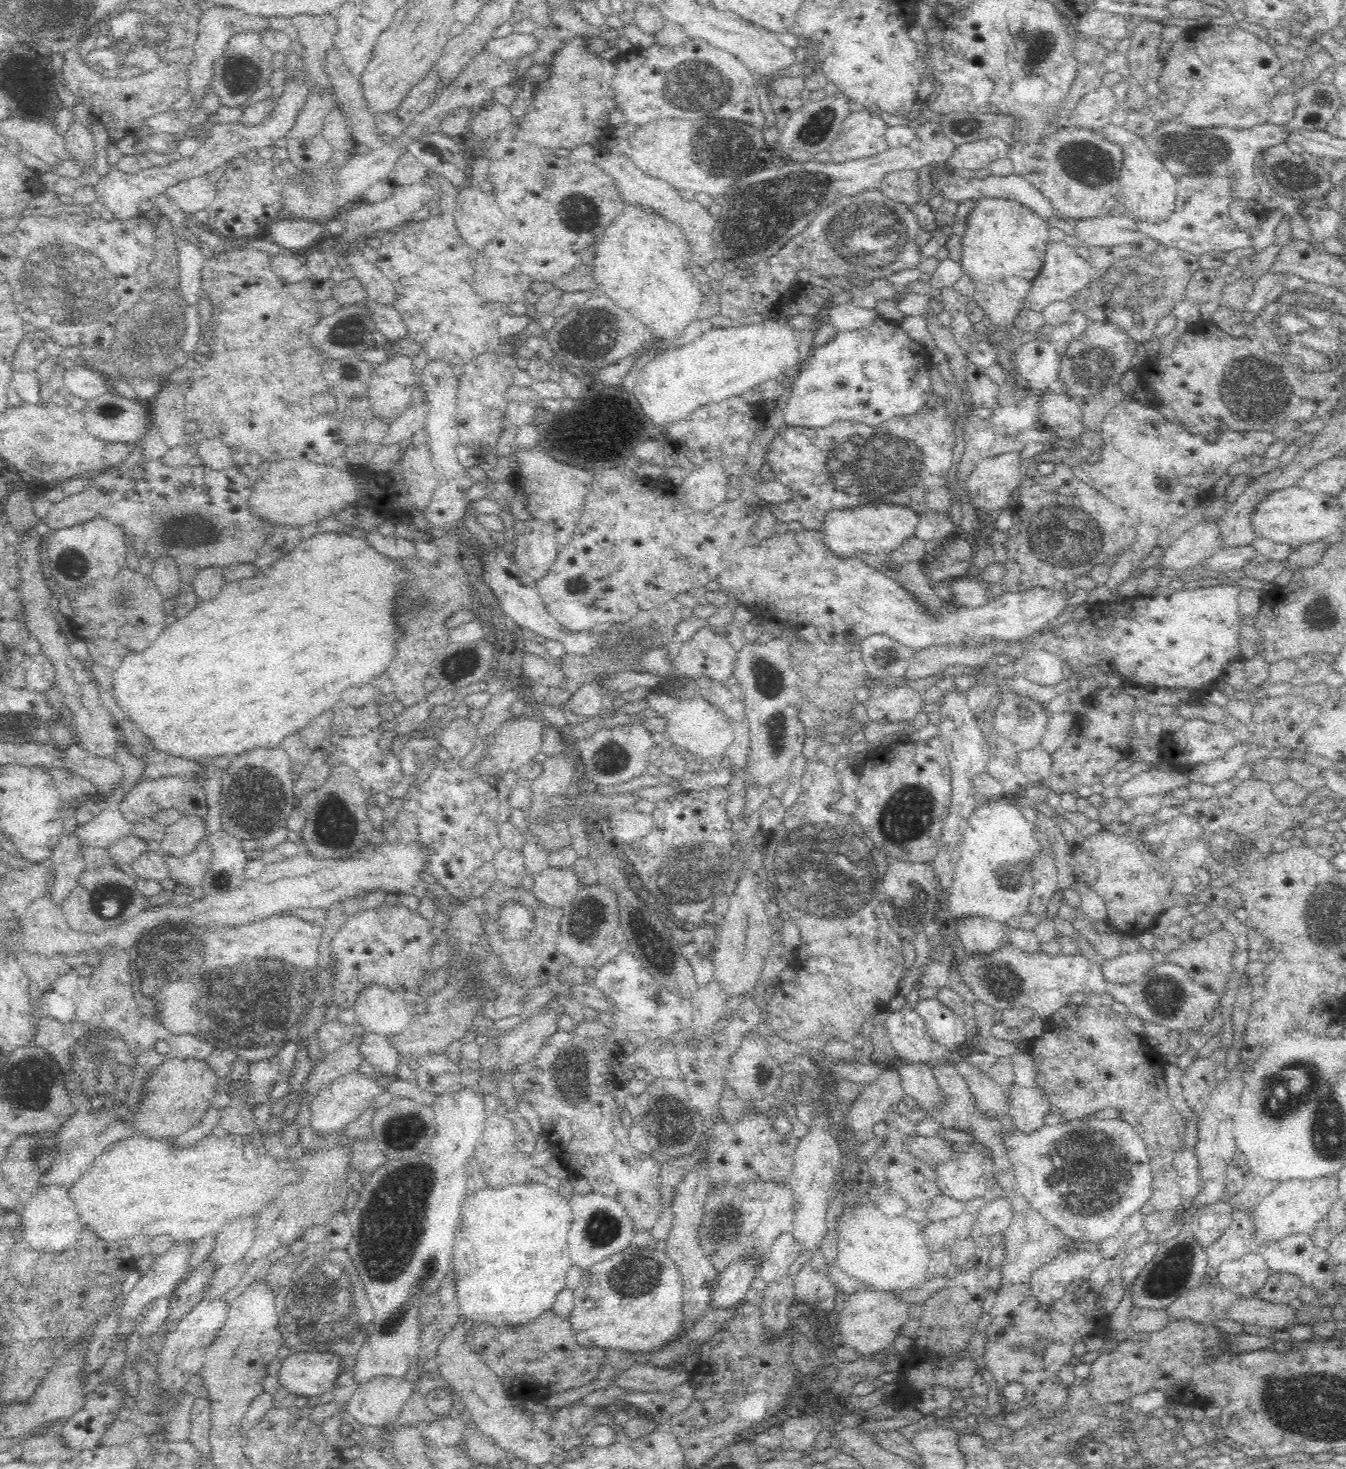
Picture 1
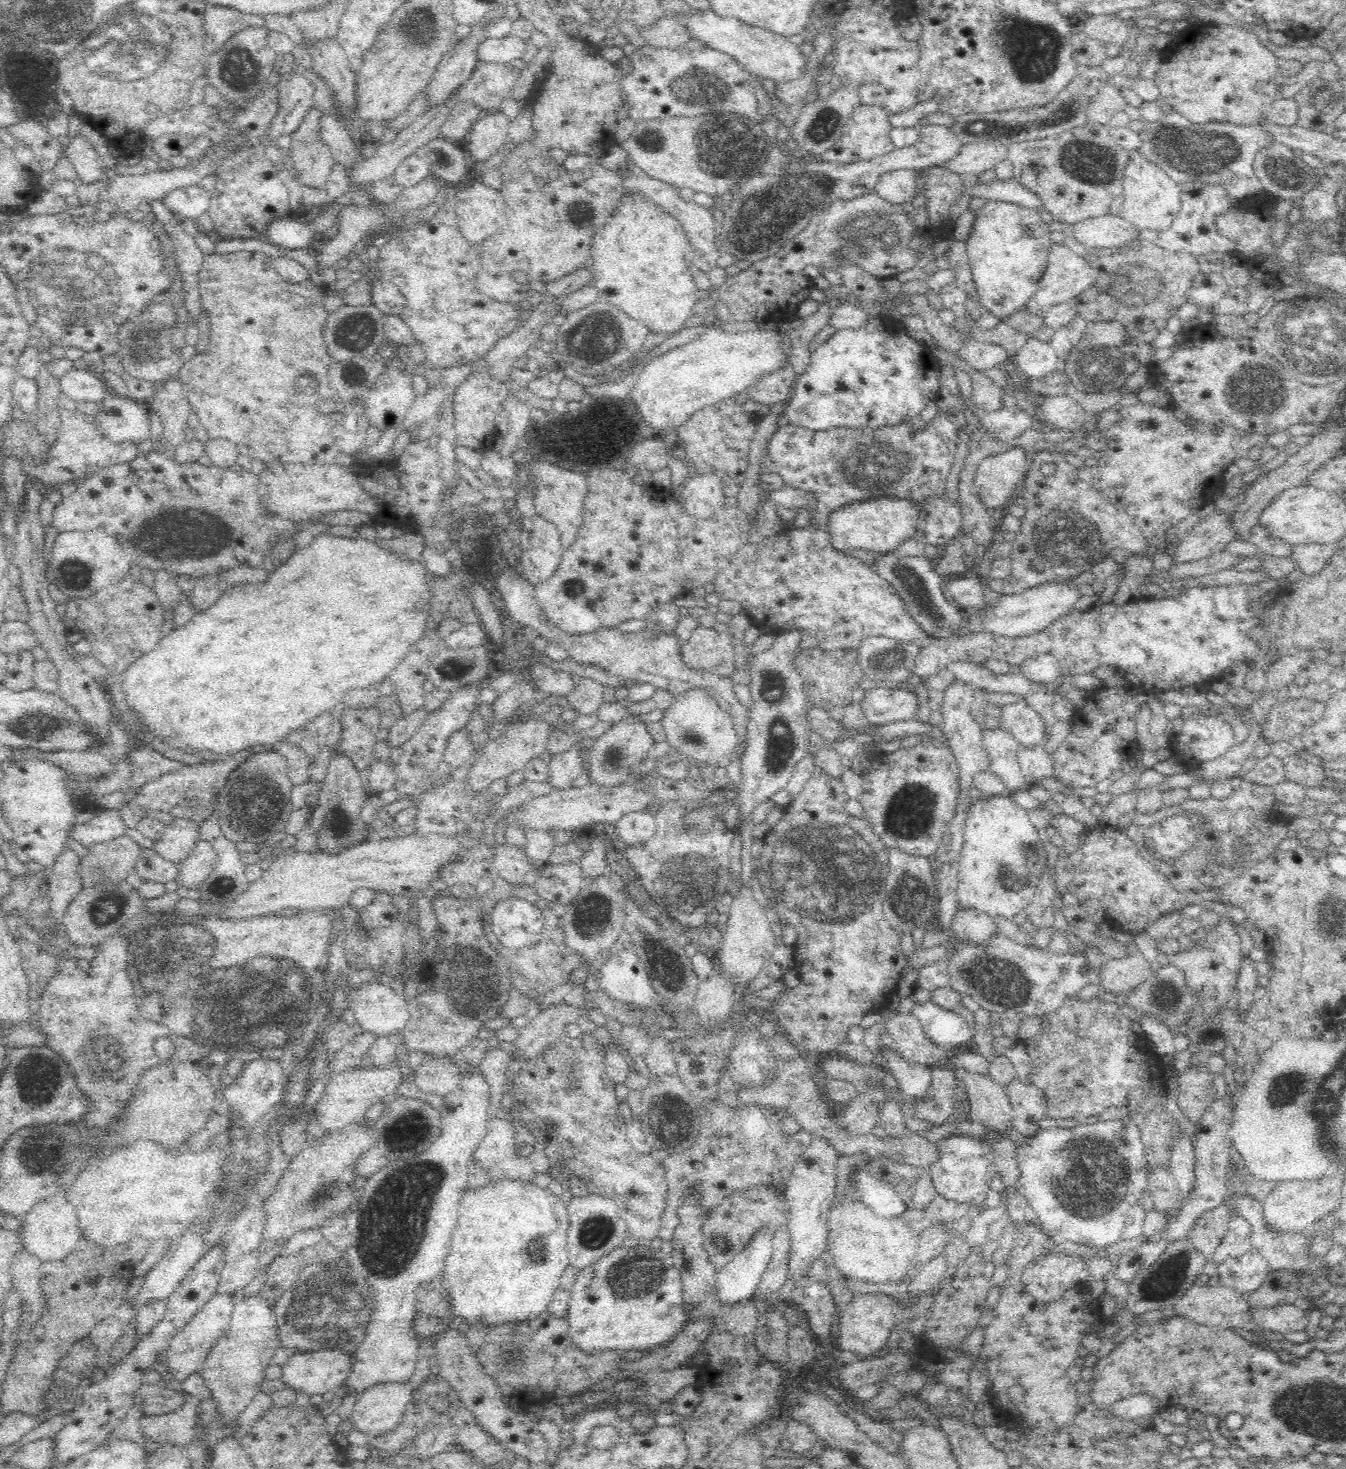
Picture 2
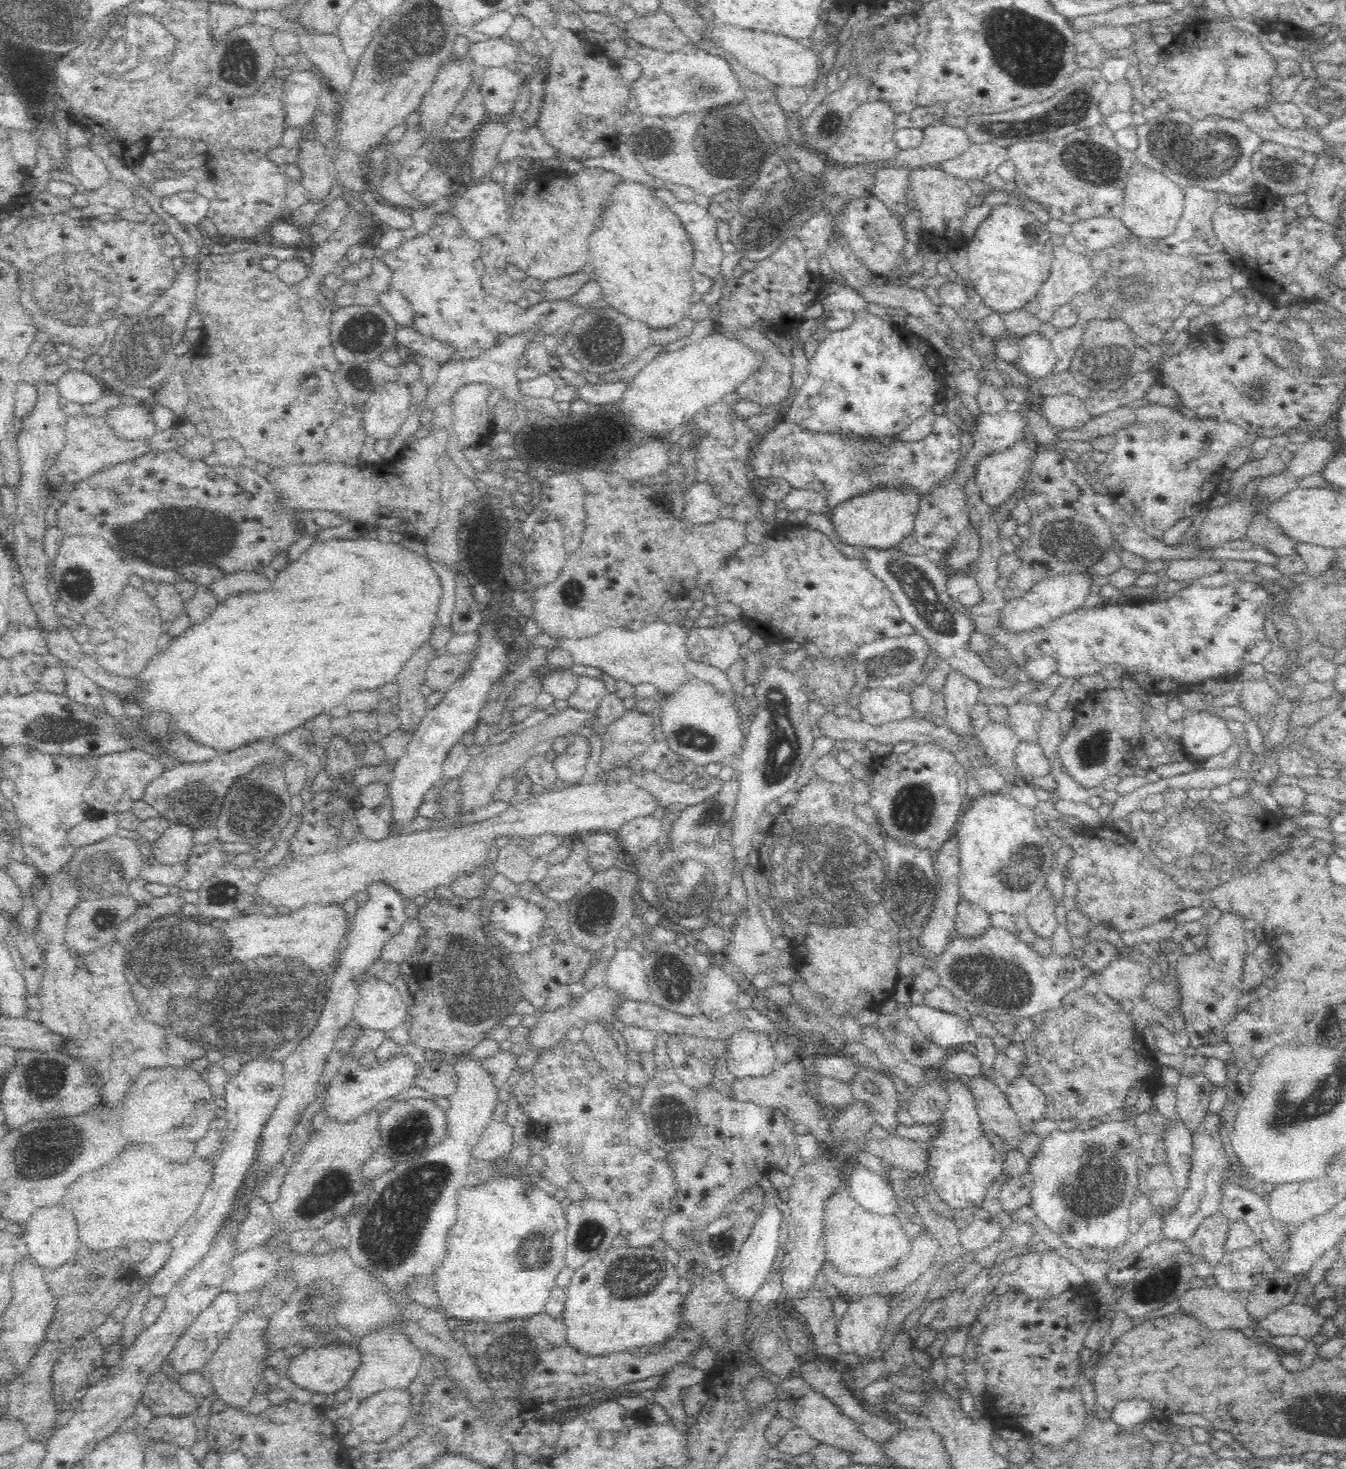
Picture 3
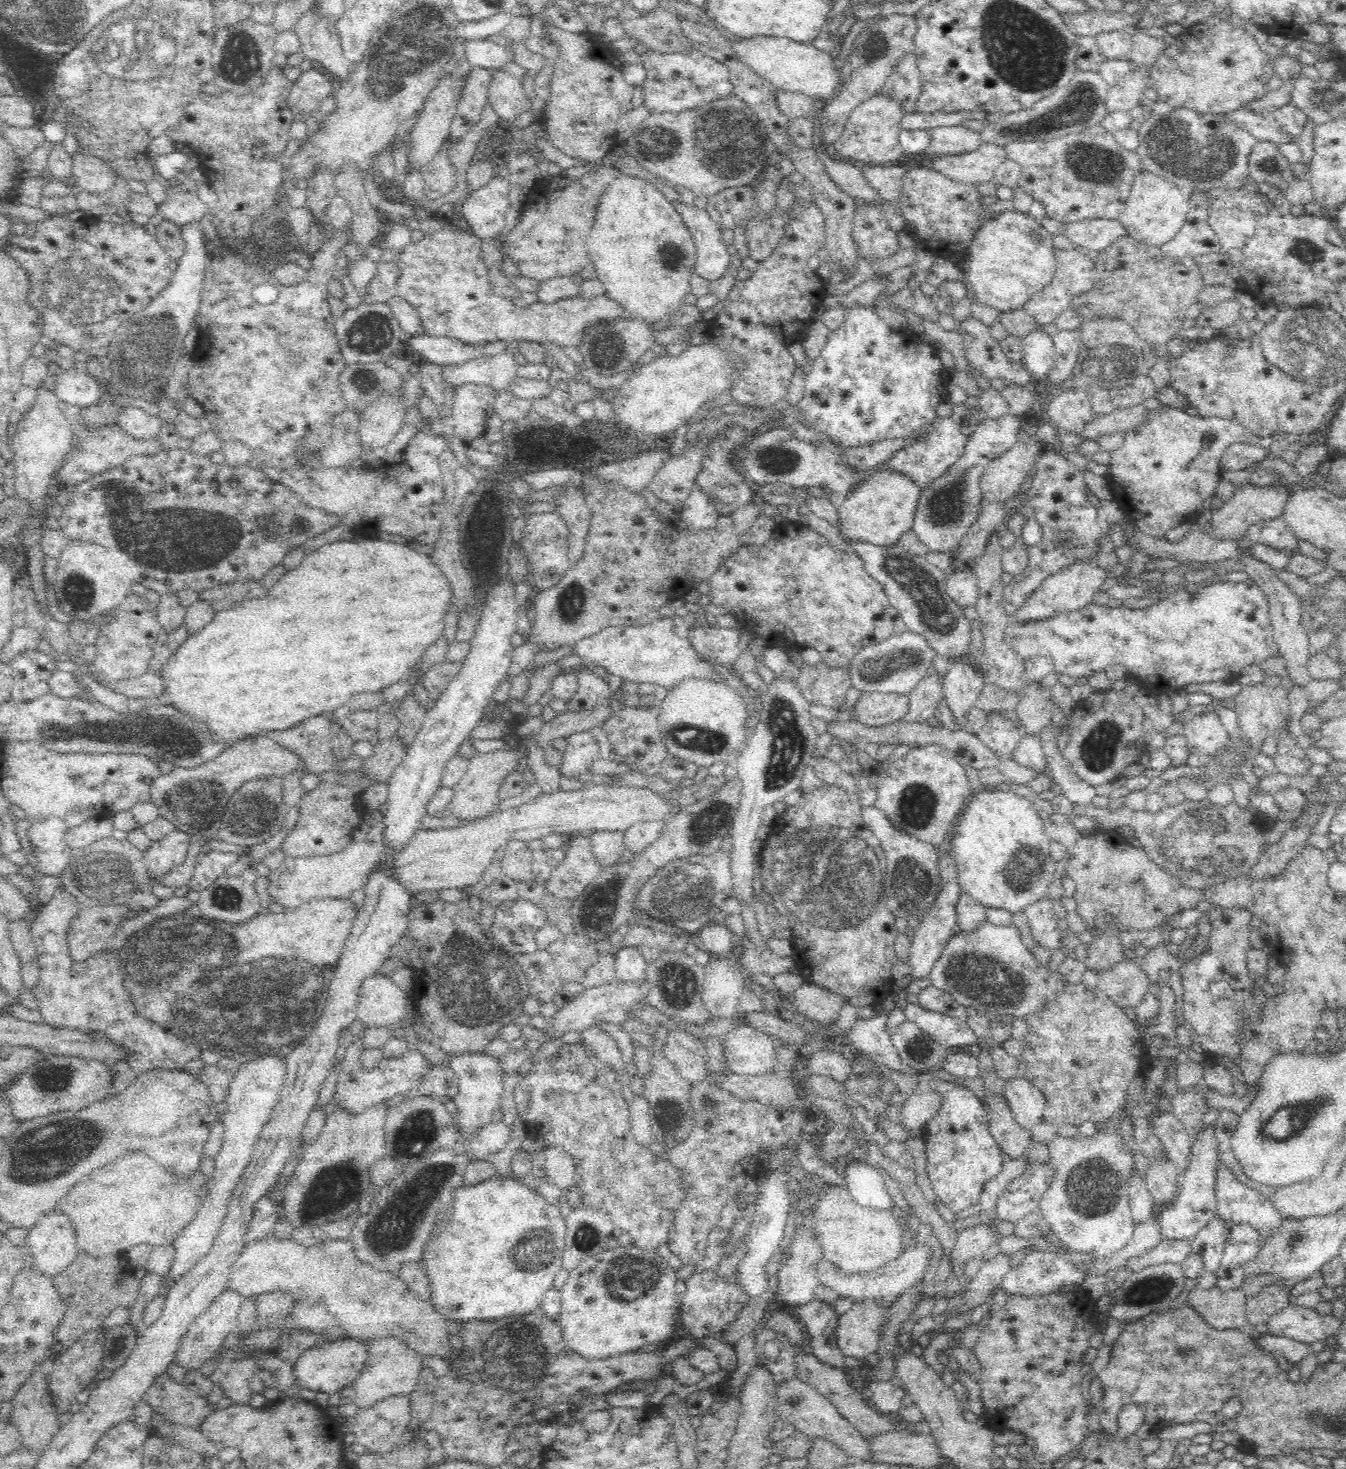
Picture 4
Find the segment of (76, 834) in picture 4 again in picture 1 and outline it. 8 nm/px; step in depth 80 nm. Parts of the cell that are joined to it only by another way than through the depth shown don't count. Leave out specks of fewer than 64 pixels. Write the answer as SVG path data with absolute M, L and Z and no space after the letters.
M118 806L108 807L96 820L80 826L77 830L83 846L100 847L104 851L117 840L134 834L135 823L130 822Z

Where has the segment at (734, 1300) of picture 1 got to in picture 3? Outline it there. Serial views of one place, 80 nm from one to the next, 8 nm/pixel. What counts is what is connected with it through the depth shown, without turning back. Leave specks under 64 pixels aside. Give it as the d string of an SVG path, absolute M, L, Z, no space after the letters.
M767 1187L766 1194L769 1196L766 1201L774 1203L774 1207L766 1207L765 1211L757 1218L750 1236L747 1238L738 1256L722 1268L720 1275L724 1279L726 1285L726 1295L730 1295L732 1299L751 1301L757 1290L766 1282L766 1276L770 1274L772 1265L776 1261L778 1253L778 1228L782 1218L785 1218L784 1209L777 1193Z

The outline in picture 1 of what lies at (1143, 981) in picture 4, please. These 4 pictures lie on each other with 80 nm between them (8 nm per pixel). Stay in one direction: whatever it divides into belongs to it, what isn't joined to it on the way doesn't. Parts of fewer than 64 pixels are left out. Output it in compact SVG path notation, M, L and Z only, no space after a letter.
M1141 948L1136 952L1121 953L1115 958L1104 959L1101 970L1109 982L1126 985L1142 980L1156 962L1152 953Z

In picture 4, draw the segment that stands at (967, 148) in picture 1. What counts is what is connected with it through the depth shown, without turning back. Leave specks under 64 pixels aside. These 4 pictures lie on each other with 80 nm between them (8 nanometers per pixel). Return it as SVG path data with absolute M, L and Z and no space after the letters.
M981 143L980 146L962 155L944 158L929 165L945 174L948 178L973 185L991 183L995 170L1006 162L1005 147L992 143Z

